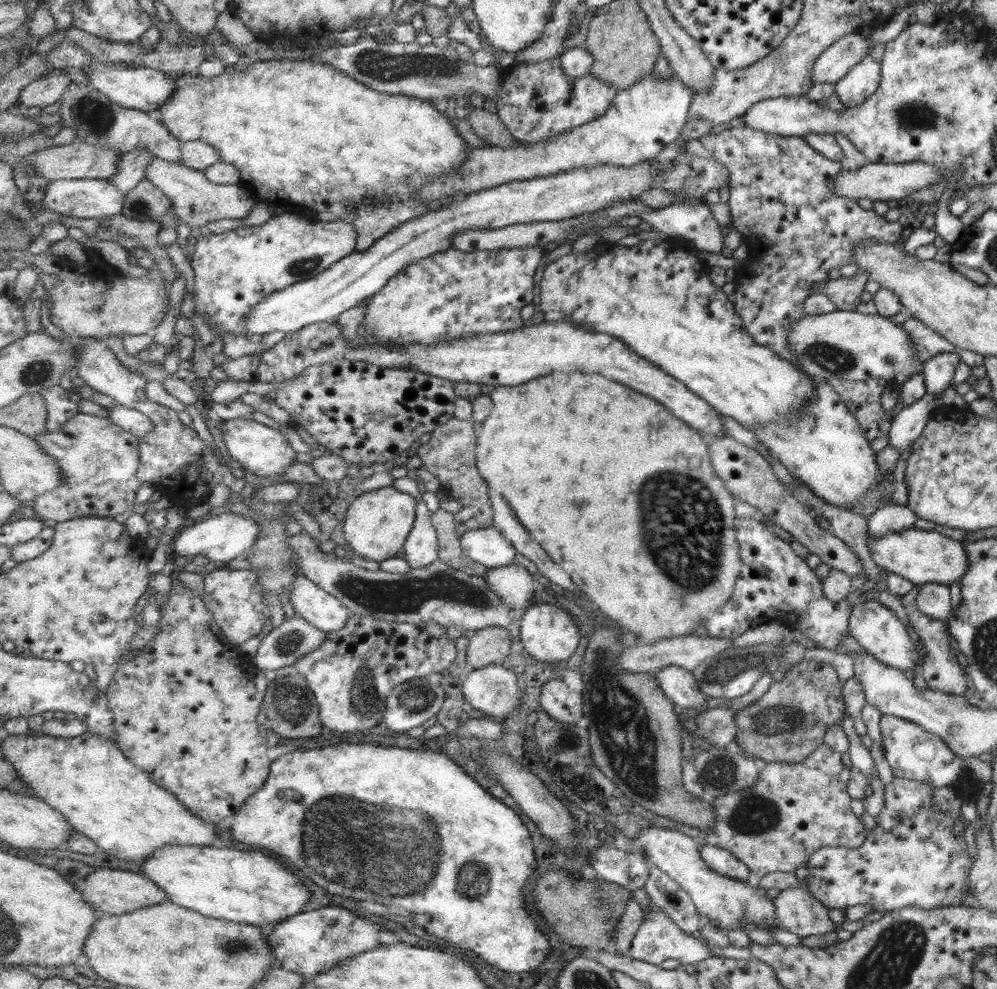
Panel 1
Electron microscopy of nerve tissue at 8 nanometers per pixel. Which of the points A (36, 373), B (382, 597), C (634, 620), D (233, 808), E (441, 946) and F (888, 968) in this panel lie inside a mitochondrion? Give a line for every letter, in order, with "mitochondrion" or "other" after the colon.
A: mitochondrion
B: mitochondrion
C: other
D: other
E: other
F: mitochondrion

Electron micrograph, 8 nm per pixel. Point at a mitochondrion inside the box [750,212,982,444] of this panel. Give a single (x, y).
(834, 359)

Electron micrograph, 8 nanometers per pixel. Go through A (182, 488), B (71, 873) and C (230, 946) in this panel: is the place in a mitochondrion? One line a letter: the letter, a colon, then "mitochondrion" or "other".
A: other
B: other
C: mitochondrion

